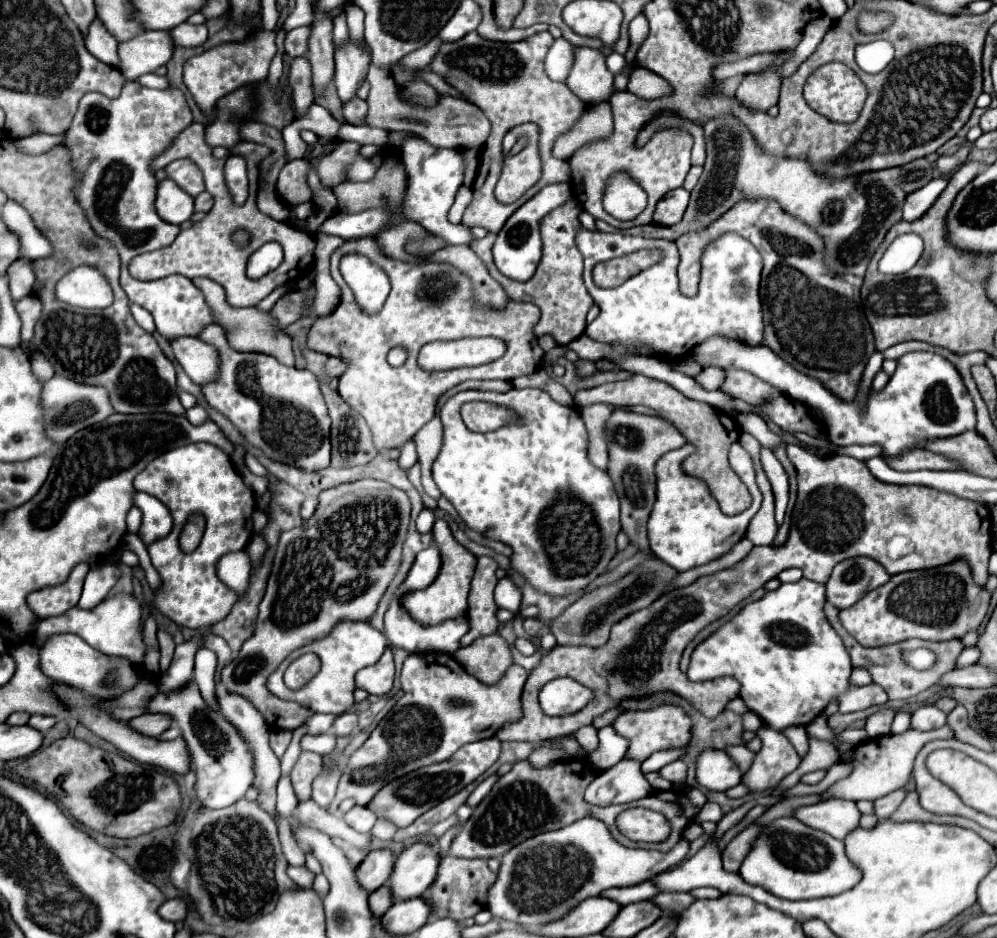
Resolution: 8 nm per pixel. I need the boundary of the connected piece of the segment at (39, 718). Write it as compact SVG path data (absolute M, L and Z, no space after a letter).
M34 714L28 724L32 728L38 728L40 732L46 732L46 730L50 730L56 724L56 718L54 716L44 716L44 714Z

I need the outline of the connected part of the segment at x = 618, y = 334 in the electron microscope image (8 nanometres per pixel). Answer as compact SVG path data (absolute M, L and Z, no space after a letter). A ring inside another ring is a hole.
M580 230L578 248L584 256L584 286L594 298L594 304L600 308L600 314L588 324L588 336L592 340L612 344L618 342L626 348L638 352L650 352L652 356L684 358L698 344L712 336L724 336L736 342L746 342L750 346L764 344L764 320L760 304L760 272L762 256L760 252L744 238L728 232L710 242L702 252L701 275L696 296L688 298L678 290L678 248L670 240L652 240L644 236L626 236L622 232L590 232ZM640 248L658 248L664 252L664 258L650 266L648 270L638 272L616 288L598 288L592 282L592 268L598 262L626 256Z

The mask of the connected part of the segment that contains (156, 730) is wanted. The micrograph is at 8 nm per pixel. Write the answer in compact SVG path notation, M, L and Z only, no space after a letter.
M144 714L144 716L138 716L134 720L130 720L130 726L146 736L160 736L162 732L166 732L172 724L172 716L168 714Z

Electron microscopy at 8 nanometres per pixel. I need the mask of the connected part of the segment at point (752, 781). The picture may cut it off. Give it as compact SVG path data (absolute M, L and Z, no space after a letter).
M762 724L758 736L762 740L762 750L756 754L752 768L742 776L742 784L746 784L750 792L774 788L800 764L800 756L780 730L772 730L768 724Z

